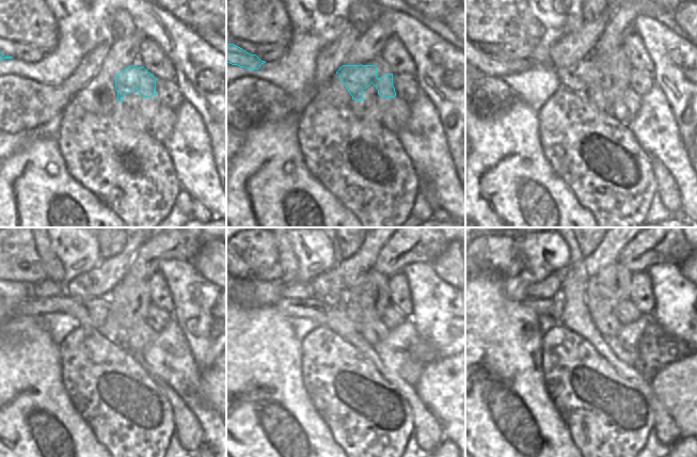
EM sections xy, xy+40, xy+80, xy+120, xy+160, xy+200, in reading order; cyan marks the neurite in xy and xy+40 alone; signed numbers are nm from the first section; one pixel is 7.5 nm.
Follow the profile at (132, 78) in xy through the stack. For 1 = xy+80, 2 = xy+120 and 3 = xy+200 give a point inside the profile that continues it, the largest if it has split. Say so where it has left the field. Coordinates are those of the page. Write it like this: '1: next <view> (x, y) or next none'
1: next xy+80 (584, 77)
2: next xy+120 (96, 313)
3: next xy+200 (552, 306)

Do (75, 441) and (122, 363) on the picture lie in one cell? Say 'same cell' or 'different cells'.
different cells

